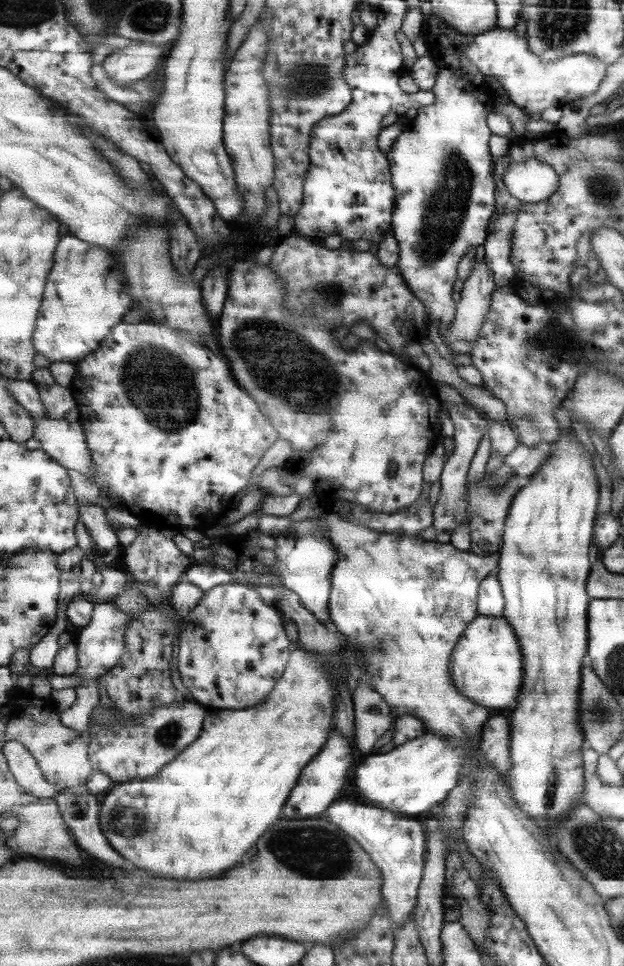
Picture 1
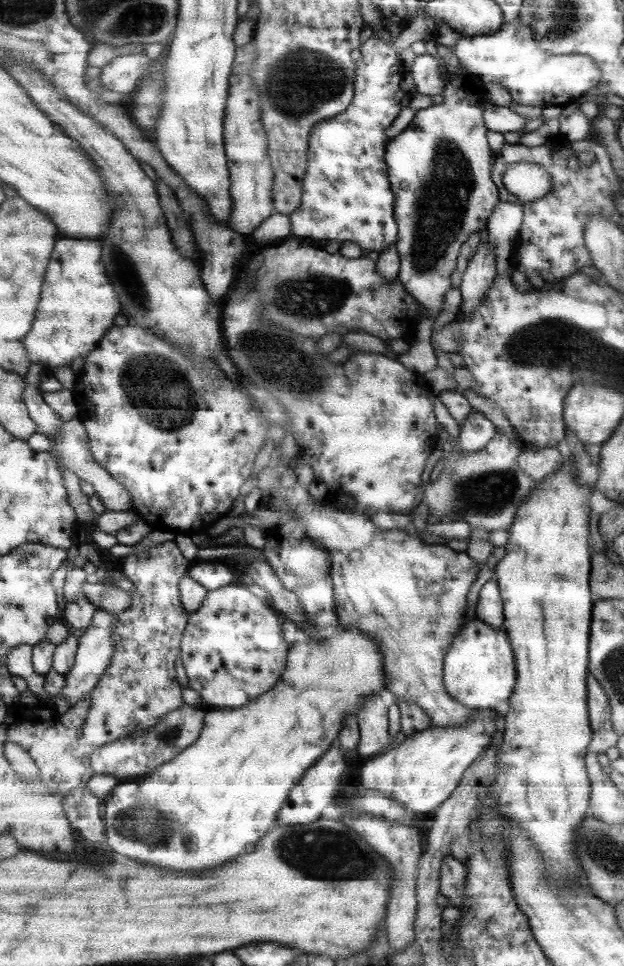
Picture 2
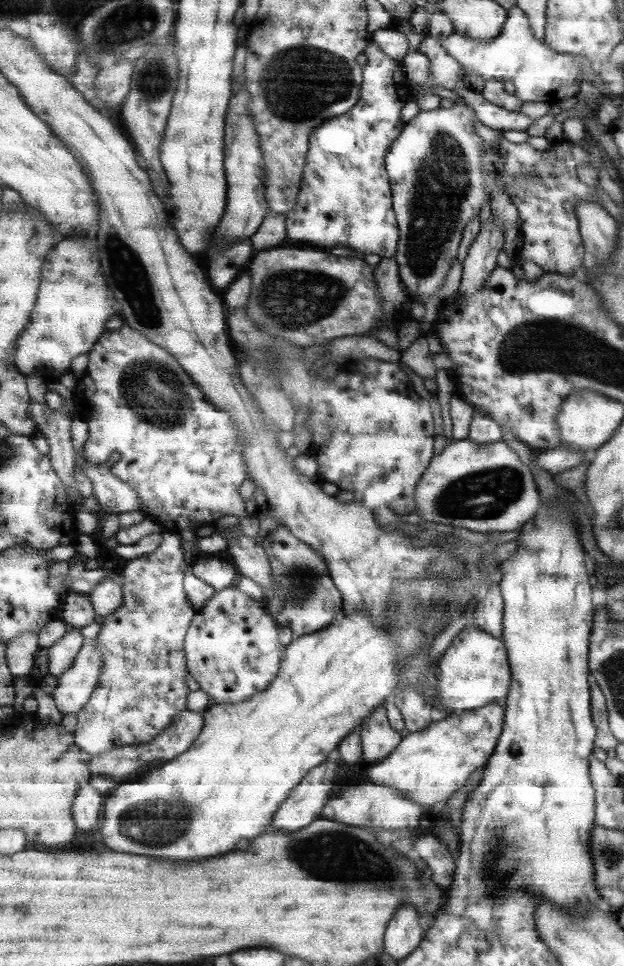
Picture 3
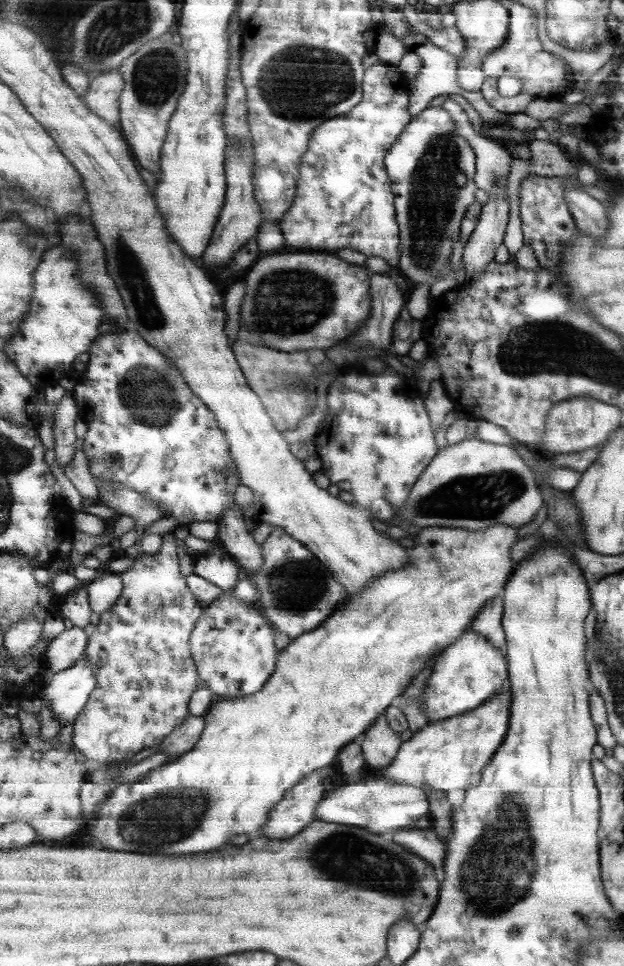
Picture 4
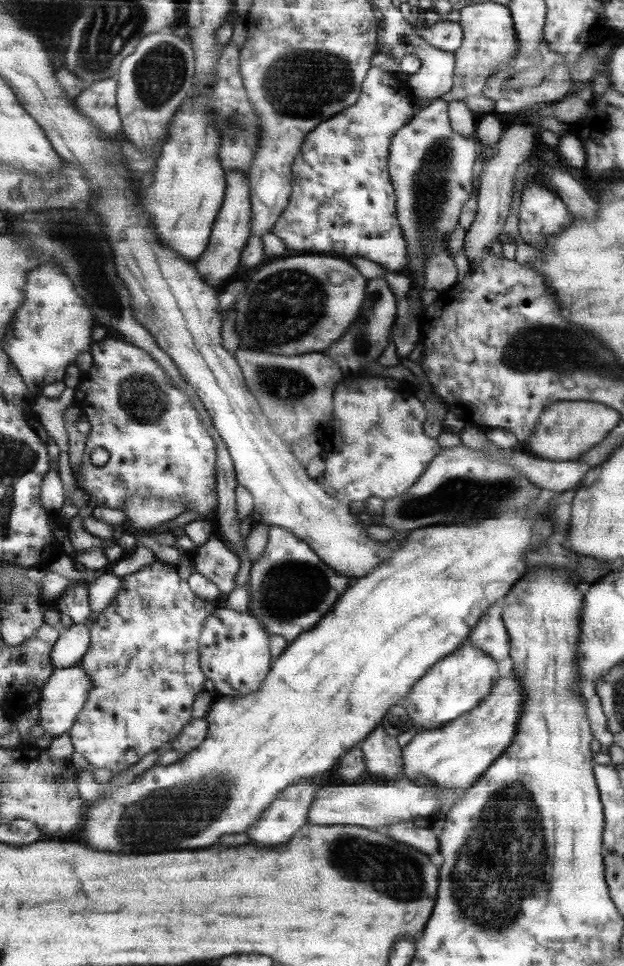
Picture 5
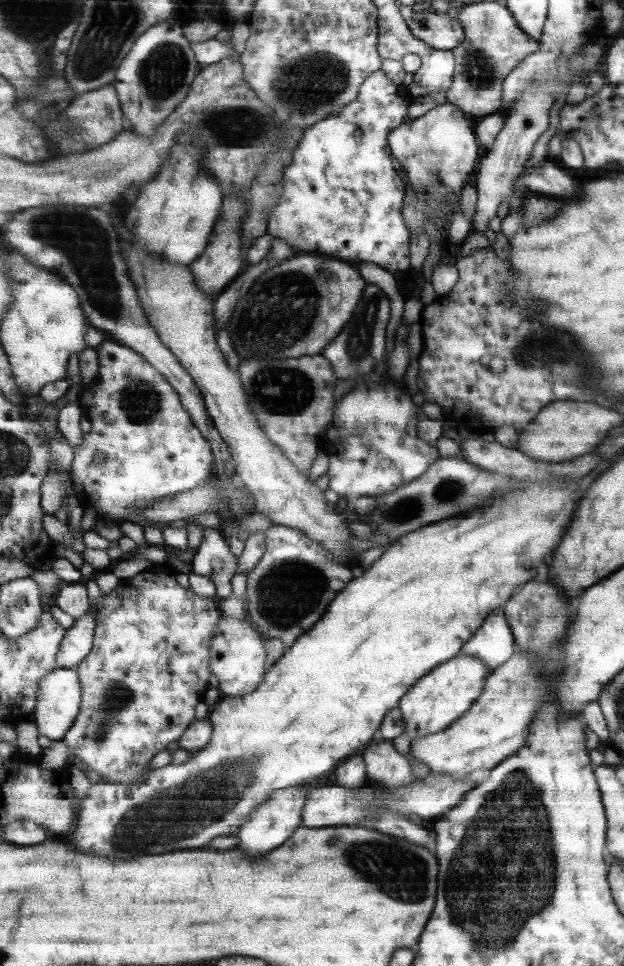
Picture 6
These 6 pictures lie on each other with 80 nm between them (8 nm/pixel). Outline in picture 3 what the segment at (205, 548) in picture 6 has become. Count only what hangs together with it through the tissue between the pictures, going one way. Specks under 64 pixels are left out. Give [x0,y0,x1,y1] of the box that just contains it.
[191,554,241,591]

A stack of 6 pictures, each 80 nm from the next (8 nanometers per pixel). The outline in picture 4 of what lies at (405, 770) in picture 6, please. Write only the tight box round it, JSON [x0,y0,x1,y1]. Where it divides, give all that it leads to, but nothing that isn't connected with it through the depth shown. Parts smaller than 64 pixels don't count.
[362,715,403,772]

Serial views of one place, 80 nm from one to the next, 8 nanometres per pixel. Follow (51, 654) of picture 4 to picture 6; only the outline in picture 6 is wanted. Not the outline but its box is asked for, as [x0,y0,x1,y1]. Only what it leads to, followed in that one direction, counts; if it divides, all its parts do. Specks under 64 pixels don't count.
[58,610,97,669]

